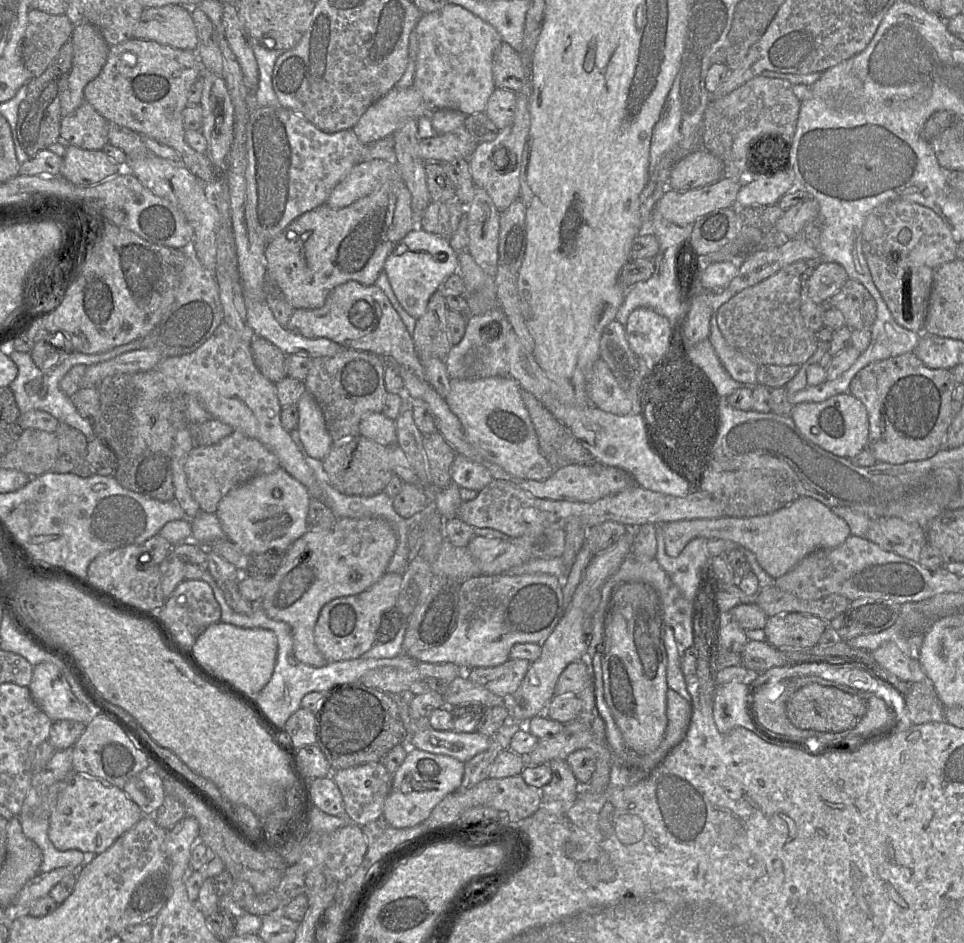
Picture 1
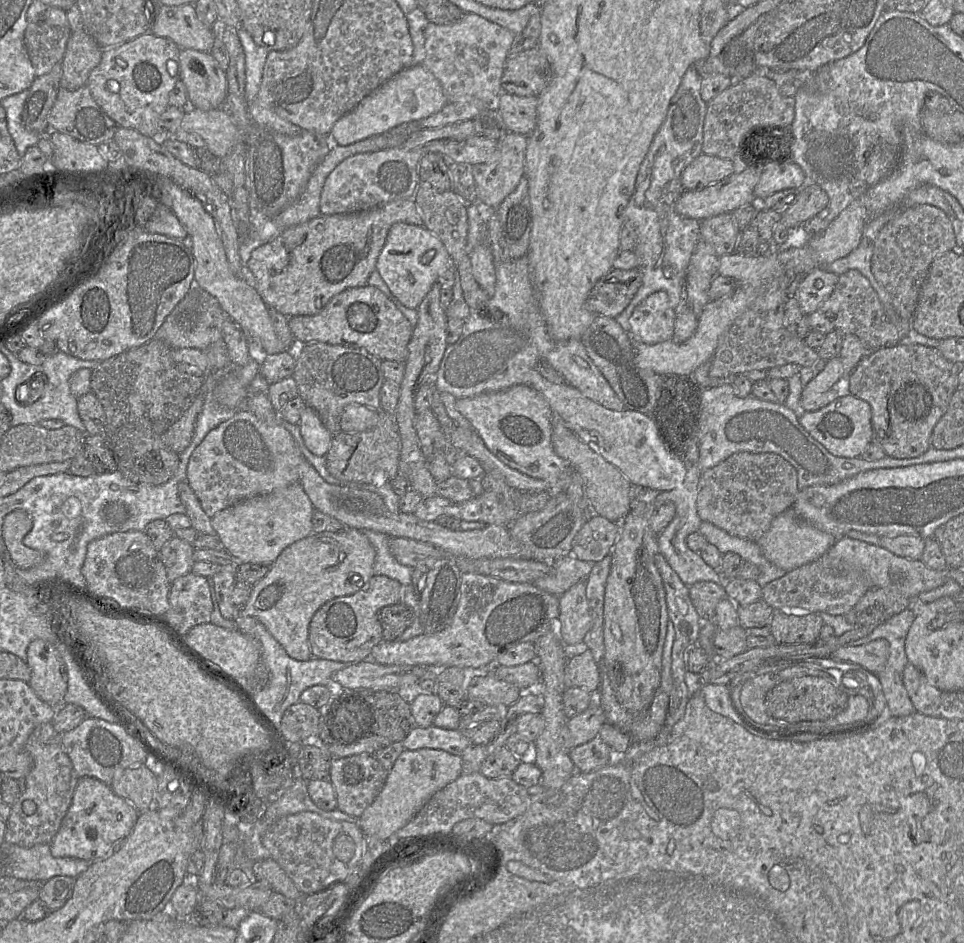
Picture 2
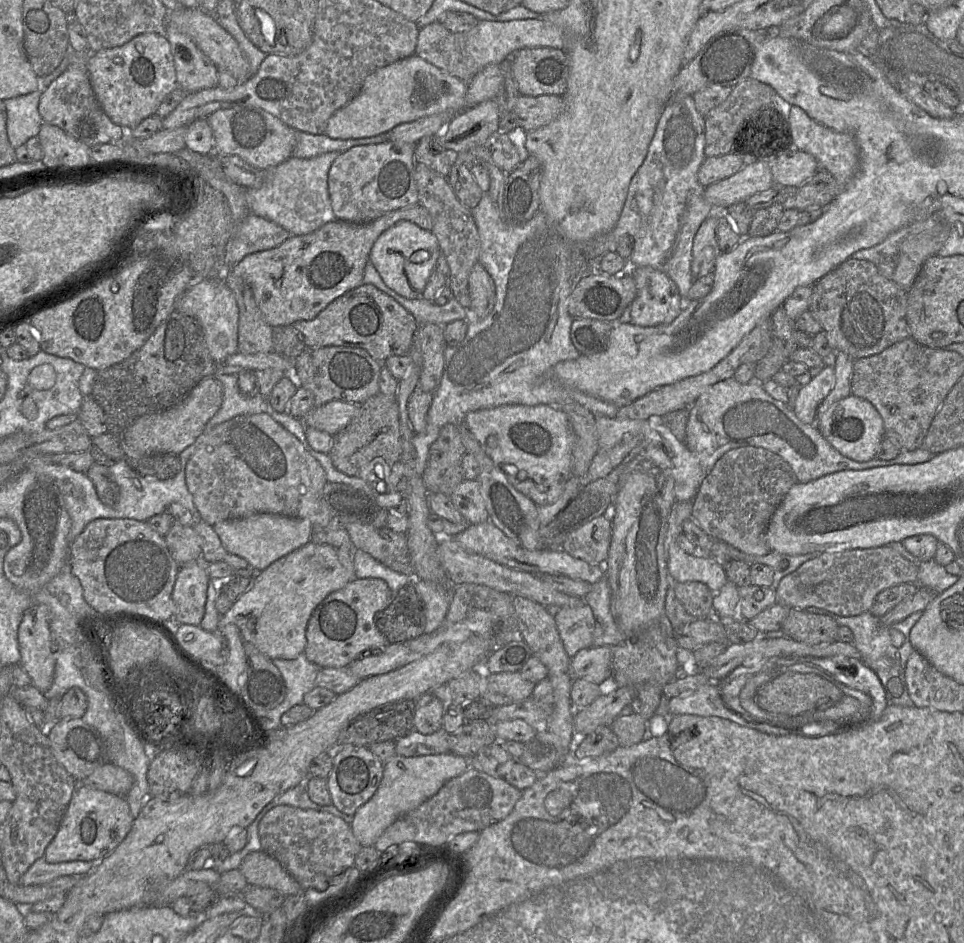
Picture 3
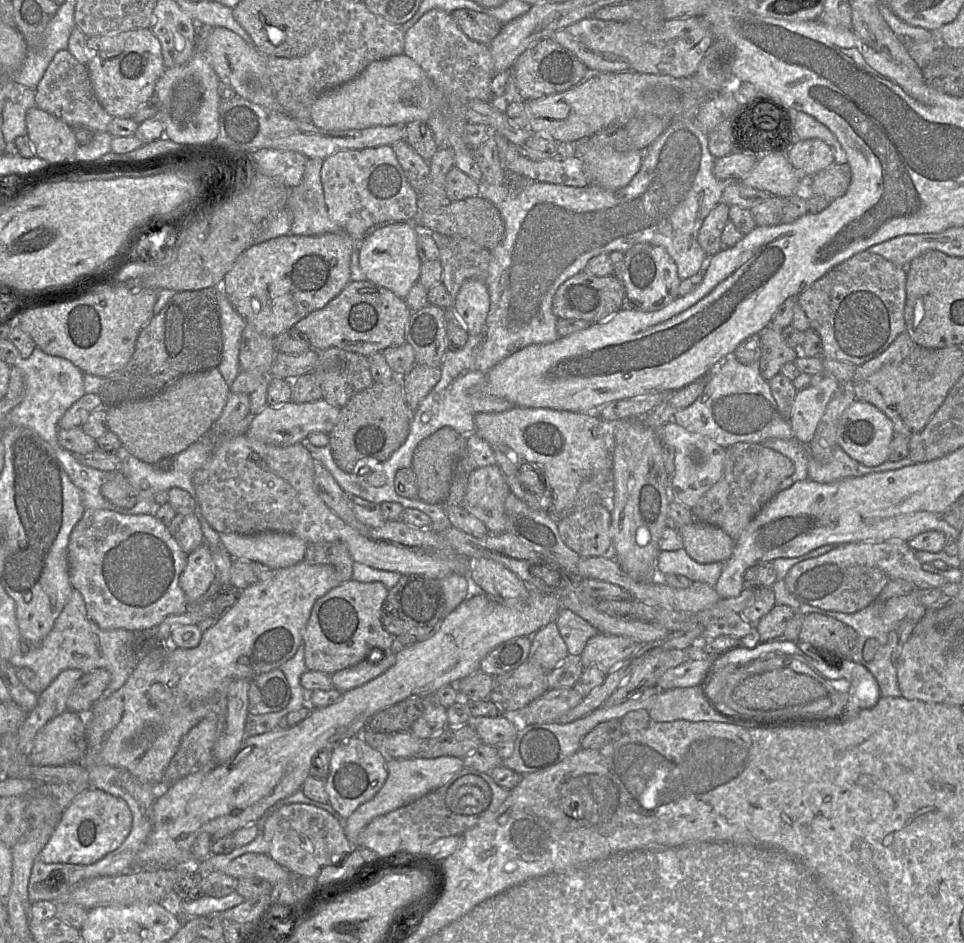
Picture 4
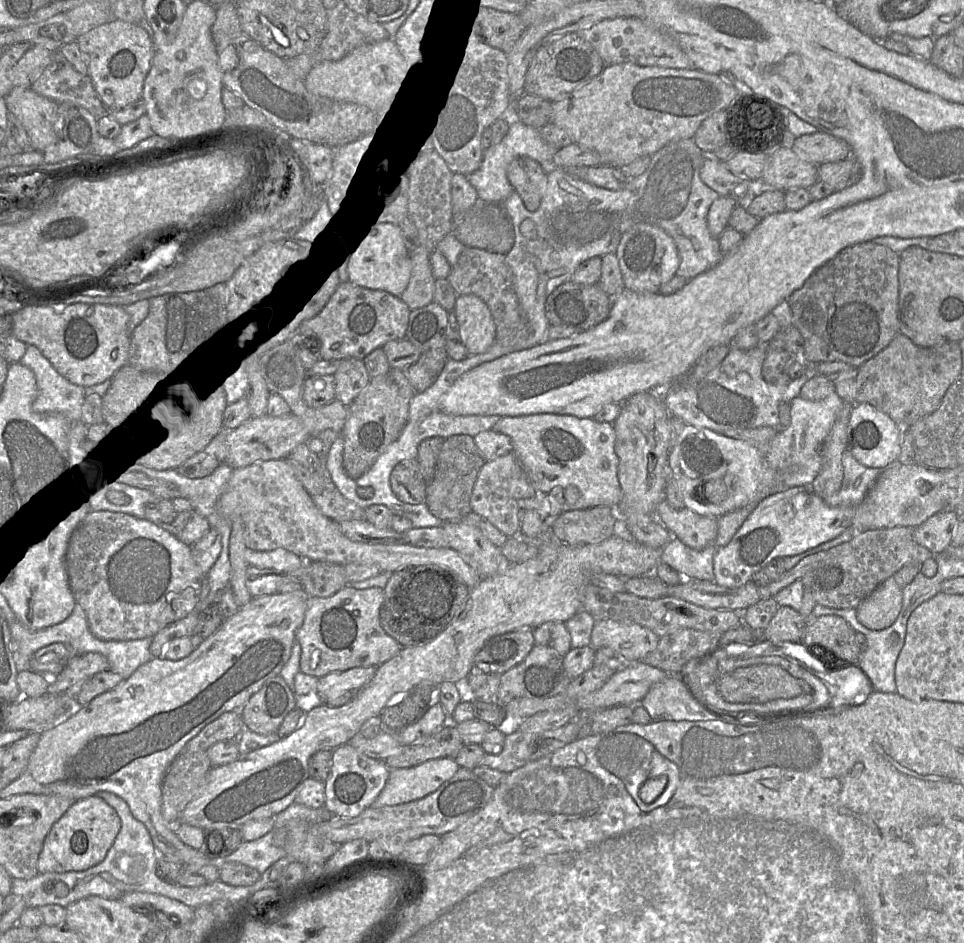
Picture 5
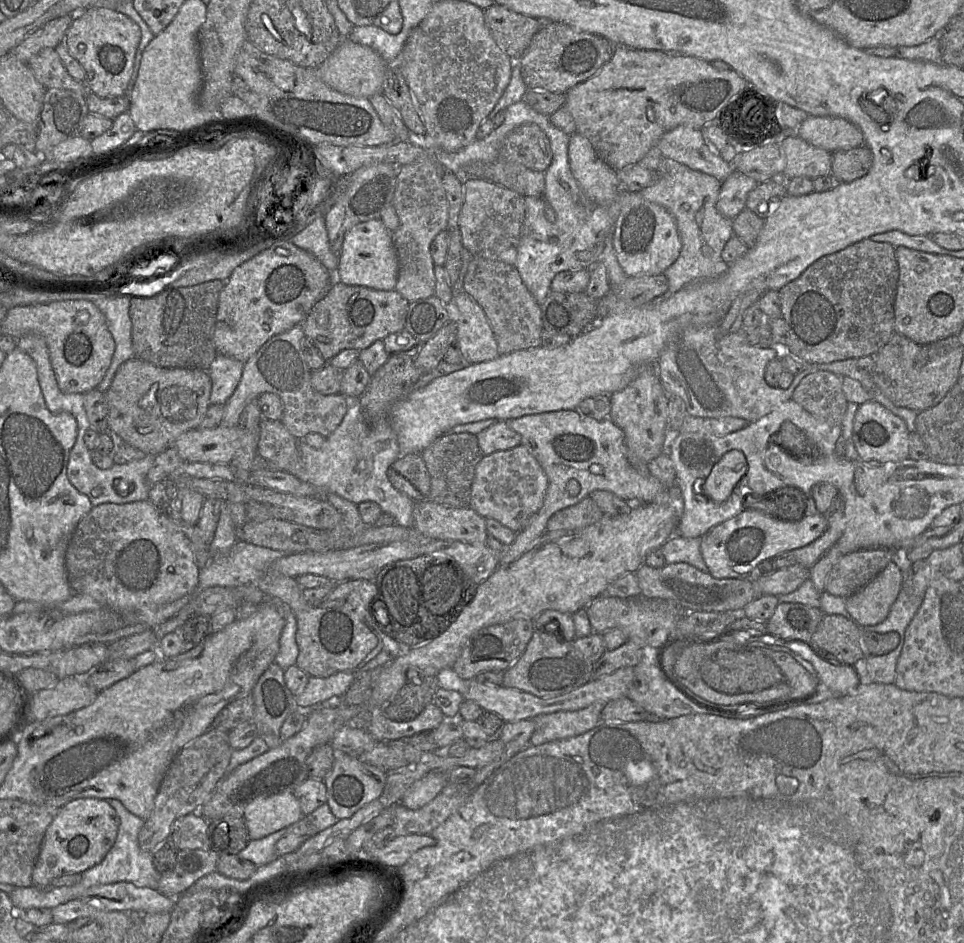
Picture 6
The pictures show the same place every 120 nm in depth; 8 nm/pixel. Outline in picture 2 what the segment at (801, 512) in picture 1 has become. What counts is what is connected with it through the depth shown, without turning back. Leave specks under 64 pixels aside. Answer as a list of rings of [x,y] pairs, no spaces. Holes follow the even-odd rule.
[[[789,508],[773,519],[769,529],[757,540],[764,556],[775,566],[790,572],[822,557],[837,538],[801,519]]]

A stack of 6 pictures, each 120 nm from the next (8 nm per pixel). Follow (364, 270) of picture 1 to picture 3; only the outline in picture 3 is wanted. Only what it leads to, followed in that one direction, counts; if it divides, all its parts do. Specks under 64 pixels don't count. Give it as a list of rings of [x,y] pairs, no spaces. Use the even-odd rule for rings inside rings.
[[[418,203],[365,223],[334,219],[309,234],[290,236],[275,248],[248,254],[232,270],[250,285],[255,301],[271,327],[312,320],[336,298],[363,284],[364,268],[374,242],[382,232],[401,220],[408,220],[425,230],[433,228],[430,213]]]

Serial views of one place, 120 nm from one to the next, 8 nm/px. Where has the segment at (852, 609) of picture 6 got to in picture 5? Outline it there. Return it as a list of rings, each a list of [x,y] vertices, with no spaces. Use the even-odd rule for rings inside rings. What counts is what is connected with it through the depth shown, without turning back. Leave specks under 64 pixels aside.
[[[890,576],[855,608],[858,621],[868,629],[882,630],[896,620],[902,605],[902,588]]]

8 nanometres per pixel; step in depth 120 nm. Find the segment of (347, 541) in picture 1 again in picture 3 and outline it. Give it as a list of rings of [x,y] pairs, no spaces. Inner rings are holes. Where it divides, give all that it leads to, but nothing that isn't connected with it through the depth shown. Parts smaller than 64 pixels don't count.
[[[308,542],[304,546],[290,552],[289,554],[281,557],[280,559],[273,562],[269,567],[261,572],[257,572],[253,577],[253,582],[250,588],[240,596],[240,598],[234,602],[230,610],[221,615],[218,630],[222,629],[227,624],[236,625],[241,633],[242,639],[244,642],[253,644],[262,654],[270,658],[274,659],[283,659],[283,660],[294,660],[301,653],[304,652],[307,639],[306,639],[306,629],[309,622],[309,619],[315,610],[315,608],[332,592],[338,591],[342,589],[346,584],[355,579],[355,568],[353,562],[353,551],[348,547],[335,548],[326,544],[316,544],[312,542]]]

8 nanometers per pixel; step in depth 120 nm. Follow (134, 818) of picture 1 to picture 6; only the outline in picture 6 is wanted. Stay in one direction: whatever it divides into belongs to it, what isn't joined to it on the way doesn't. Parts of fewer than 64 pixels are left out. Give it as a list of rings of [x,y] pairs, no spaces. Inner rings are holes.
[[[79,798],[61,807],[47,827],[40,853],[32,872],[32,886],[47,887],[56,879],[67,874],[83,873],[99,864],[116,841],[120,820],[114,808],[105,799]]]

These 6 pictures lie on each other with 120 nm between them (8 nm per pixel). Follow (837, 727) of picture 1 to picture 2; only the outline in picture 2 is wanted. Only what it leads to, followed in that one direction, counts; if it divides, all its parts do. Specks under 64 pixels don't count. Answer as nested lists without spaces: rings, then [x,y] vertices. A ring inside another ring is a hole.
[[[803,676],[792,678],[776,685],[768,692],[766,706],[770,714],[789,723],[803,721],[825,721],[843,712],[848,705],[849,695],[824,678]]]

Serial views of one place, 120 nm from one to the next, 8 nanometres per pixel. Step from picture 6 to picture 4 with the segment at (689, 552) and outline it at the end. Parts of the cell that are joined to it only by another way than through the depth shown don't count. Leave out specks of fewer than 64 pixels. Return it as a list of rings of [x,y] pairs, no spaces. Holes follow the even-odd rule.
[[[682,548],[676,551],[660,551],[656,571],[659,577],[668,574],[683,575],[692,581],[705,582],[715,588],[723,567],[724,562],[698,563]]]

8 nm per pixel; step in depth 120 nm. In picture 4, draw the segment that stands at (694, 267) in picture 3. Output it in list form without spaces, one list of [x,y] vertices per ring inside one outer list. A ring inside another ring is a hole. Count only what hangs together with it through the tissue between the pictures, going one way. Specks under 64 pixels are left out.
[[[721,201],[705,218],[698,232],[698,242],[707,254],[713,257],[721,250],[722,231],[729,220],[730,205]]]

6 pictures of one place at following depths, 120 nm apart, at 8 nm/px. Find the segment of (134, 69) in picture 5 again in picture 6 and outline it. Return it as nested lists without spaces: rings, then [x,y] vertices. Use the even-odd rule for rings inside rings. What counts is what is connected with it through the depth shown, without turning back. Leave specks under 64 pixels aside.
[[[90,7],[76,14],[64,38],[69,53],[85,69],[84,82],[89,92],[105,98],[123,96],[126,92],[140,40],[140,27],[133,20],[104,7]]]

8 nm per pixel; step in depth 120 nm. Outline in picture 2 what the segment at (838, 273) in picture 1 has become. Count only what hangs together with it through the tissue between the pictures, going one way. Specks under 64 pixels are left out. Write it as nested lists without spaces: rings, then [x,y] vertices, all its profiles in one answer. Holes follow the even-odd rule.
[[[816,268],[804,275],[795,294],[802,312],[809,315],[817,311],[834,291],[838,279],[839,275],[824,268]]]

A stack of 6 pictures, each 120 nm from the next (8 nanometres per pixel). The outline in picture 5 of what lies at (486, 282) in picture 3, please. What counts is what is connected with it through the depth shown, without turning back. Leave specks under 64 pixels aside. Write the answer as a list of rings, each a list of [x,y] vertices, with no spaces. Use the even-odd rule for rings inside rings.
[[[459,295],[452,311],[469,355],[486,352],[495,342],[496,328],[490,309],[479,297]]]

